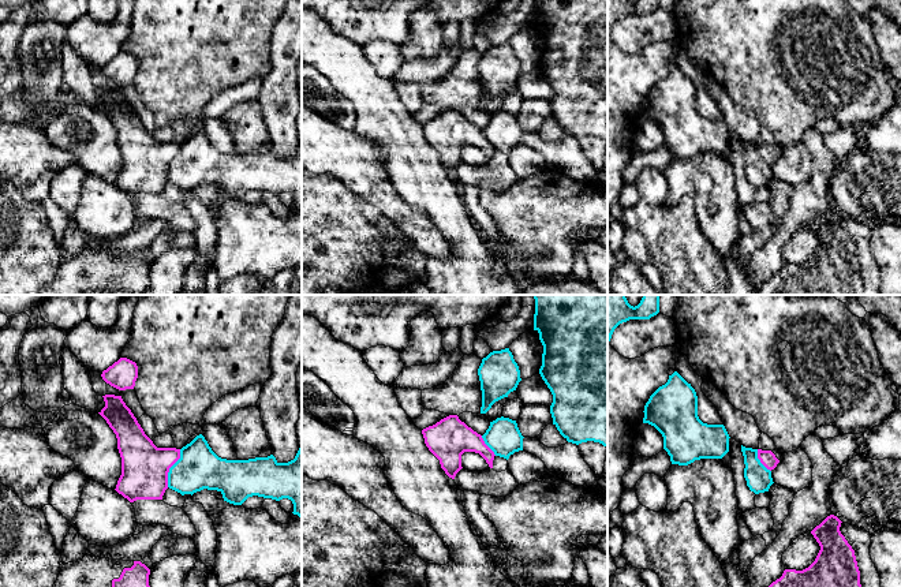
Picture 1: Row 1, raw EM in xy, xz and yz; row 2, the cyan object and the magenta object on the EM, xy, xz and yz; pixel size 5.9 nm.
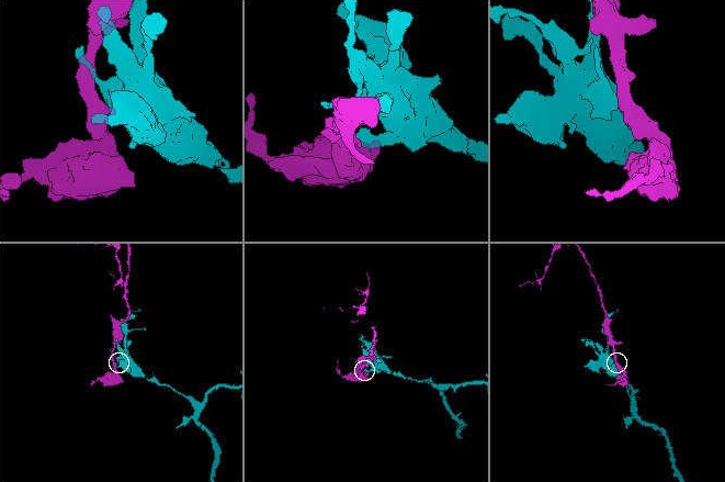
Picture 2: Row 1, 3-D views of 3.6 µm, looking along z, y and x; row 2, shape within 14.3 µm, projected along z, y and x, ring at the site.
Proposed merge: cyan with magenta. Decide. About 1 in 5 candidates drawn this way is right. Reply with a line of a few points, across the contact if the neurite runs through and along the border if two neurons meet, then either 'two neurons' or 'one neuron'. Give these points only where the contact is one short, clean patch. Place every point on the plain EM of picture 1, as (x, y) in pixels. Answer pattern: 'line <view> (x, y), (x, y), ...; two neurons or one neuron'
two neurons

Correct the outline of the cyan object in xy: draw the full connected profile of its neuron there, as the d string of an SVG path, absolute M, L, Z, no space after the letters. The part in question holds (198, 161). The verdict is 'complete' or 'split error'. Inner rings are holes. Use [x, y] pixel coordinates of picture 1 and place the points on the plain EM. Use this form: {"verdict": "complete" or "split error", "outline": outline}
{"verdict": "complete", "outline": "M202 128L180 143L180 153L169 162L168 182L184 188L203 183L217 184L224 195L242 199L248 191L258 190L280 195L288 192L294 198L294 209L302 212L302 142L294 154L278 157L273 149L248 154L227 154L218 152Z"}

